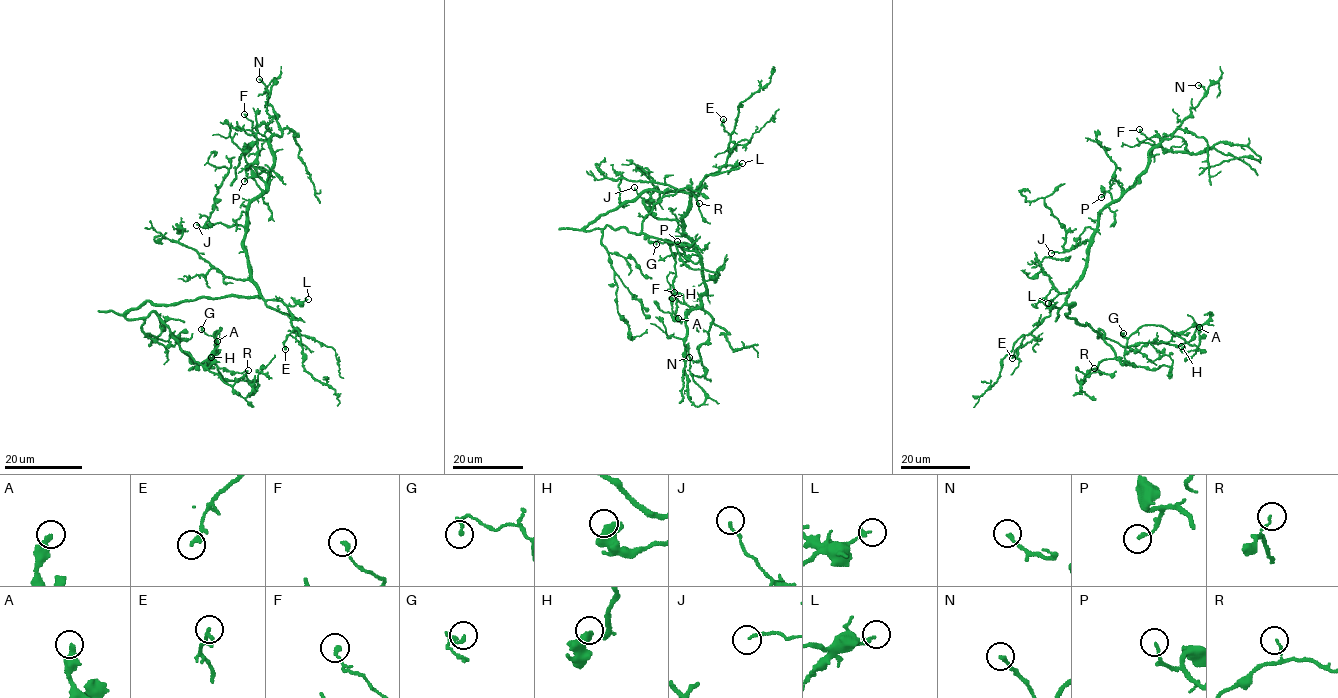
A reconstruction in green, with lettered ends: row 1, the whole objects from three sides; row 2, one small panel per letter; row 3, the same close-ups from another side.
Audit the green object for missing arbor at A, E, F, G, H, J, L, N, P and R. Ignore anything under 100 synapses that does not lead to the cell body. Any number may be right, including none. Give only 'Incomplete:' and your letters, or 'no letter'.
Incomplete: no letter

